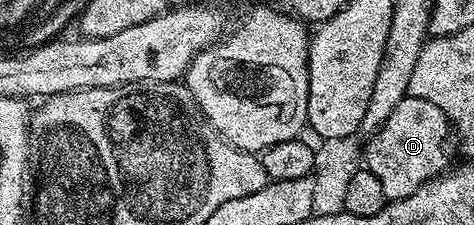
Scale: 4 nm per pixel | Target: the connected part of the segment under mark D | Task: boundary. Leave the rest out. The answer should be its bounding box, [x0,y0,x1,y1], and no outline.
[362,94,454,201]

